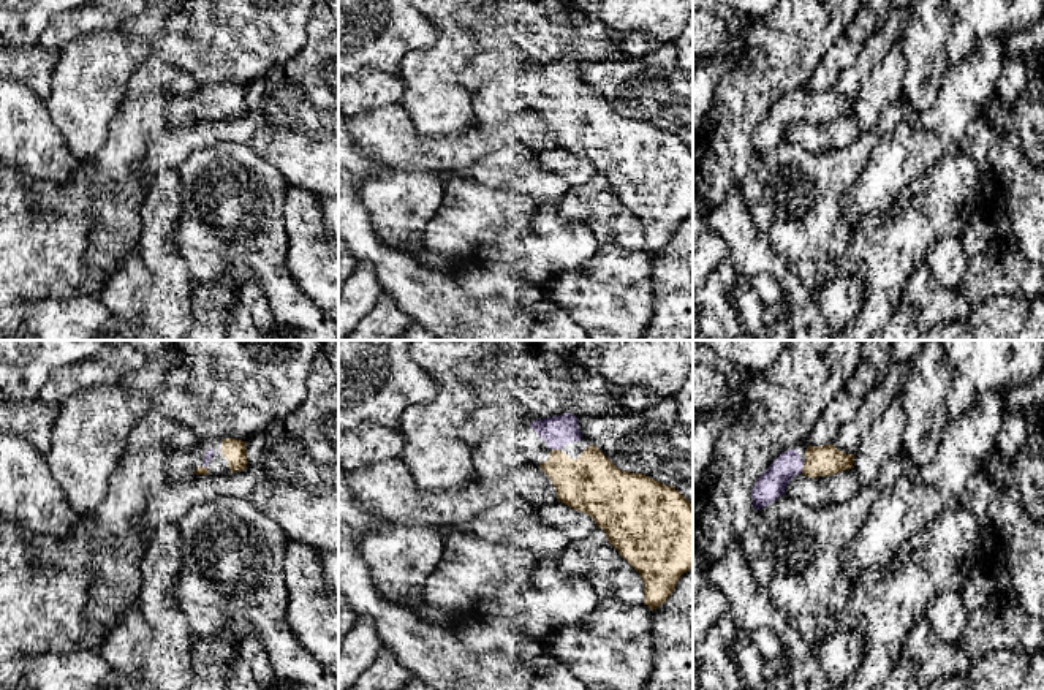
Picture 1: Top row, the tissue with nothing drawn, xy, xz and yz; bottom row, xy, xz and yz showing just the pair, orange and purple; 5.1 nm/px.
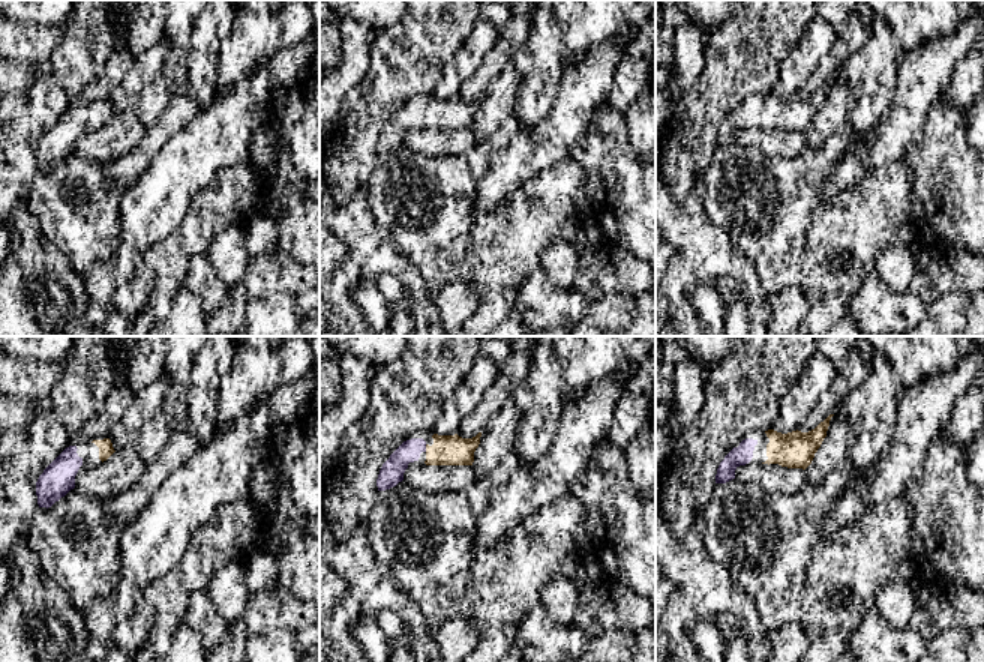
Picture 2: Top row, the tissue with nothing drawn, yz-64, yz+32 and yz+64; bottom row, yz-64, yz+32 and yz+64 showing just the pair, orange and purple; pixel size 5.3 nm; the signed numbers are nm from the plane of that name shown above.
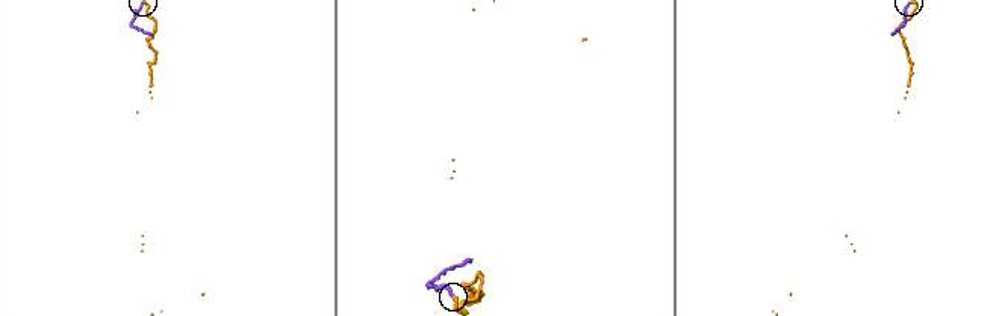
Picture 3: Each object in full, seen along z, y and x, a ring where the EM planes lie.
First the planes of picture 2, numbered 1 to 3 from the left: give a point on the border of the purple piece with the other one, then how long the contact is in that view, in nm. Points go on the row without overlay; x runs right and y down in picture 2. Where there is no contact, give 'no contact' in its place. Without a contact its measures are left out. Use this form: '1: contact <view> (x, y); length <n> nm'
1: no contact
2: contact yz+32 (426, 111); length 40 nm
3: no contact

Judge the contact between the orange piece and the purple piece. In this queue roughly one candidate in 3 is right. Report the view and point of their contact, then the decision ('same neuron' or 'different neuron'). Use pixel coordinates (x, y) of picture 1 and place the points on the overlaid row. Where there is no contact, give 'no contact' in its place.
meets orange in yz at (802, 467); same neuron

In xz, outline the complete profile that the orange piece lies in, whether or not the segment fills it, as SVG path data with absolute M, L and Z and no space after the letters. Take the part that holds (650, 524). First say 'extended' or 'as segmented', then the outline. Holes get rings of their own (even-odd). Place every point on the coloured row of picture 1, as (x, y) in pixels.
extended | M571 413L531 421L530 427L552 449L539 468L552 481L558 502L588 514L604 530L607 541L639 573L644 605L656 609L693 567L693 505L672 486L642 473L622 472L595 445L585 448L577 459L569 459L560 449L582 440L577 418Z

